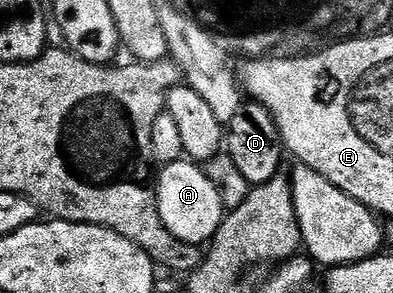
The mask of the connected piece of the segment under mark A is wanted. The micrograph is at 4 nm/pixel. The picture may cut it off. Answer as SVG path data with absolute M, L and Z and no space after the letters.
M188 158L165 163L155 177L154 187L158 214L166 230L170 230L170 234L184 244L207 245L224 220L226 209L215 184L210 182L203 167Z

